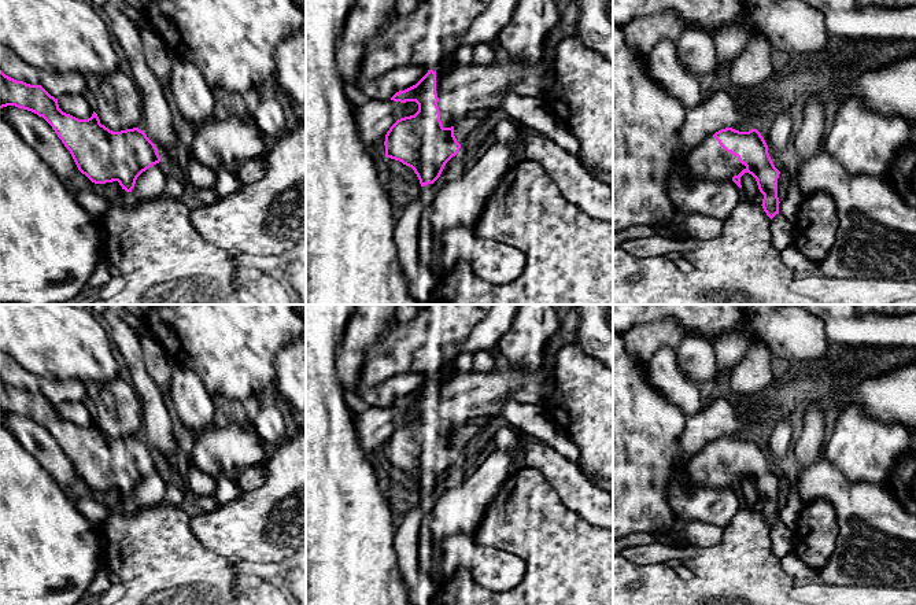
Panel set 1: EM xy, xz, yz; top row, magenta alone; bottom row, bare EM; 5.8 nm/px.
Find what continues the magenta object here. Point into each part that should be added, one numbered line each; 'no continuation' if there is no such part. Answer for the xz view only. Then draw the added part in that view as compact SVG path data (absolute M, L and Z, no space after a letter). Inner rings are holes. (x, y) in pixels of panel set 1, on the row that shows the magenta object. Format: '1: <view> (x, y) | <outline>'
1: xz (461, 89) | M561 0L558 25L549 36L549 55L525 64L507 55L505 62L487 66L444 67L436 73L437 107L443 128L451 128L474 110L496 110L513 92L542 99L554 82L554 48L566 37L576 36L579 0Z

